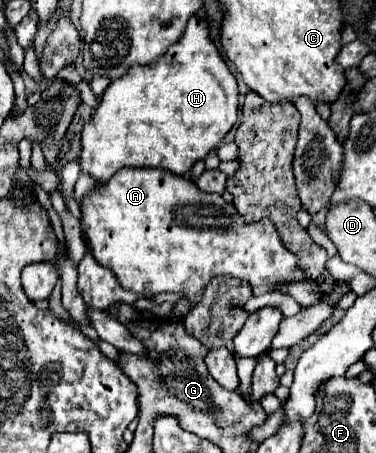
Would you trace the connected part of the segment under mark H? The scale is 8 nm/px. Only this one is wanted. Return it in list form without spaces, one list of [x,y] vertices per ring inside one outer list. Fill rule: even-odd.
[[[191,16],[187,26],[185,26],[185,32],[183,36],[179,38],[179,42],[175,42],[163,56],[159,56],[157,60],[149,62],[149,64],[133,64],[129,68],[129,72],[125,72],[121,78],[113,80],[109,84],[109,88],[103,92],[103,98],[97,106],[97,110],[93,112],[93,118],[85,124],[83,128],[83,136],[81,136],[81,144],[85,146],[85,150],[81,150],[81,172],[85,174],[91,174],[95,180],[109,180],[109,176],[113,176],[117,170],[121,168],[161,168],[161,170],[167,170],[171,174],[177,174],[177,176],[185,176],[193,164],[197,160],[203,160],[223,138],[225,134],[235,126],[237,122],[237,110],[239,110],[239,90],[237,90],[237,80],[235,76],[229,72],[225,60],[221,58],[217,46],[211,42],[209,38],[209,22],[199,18],[199,16]]]

